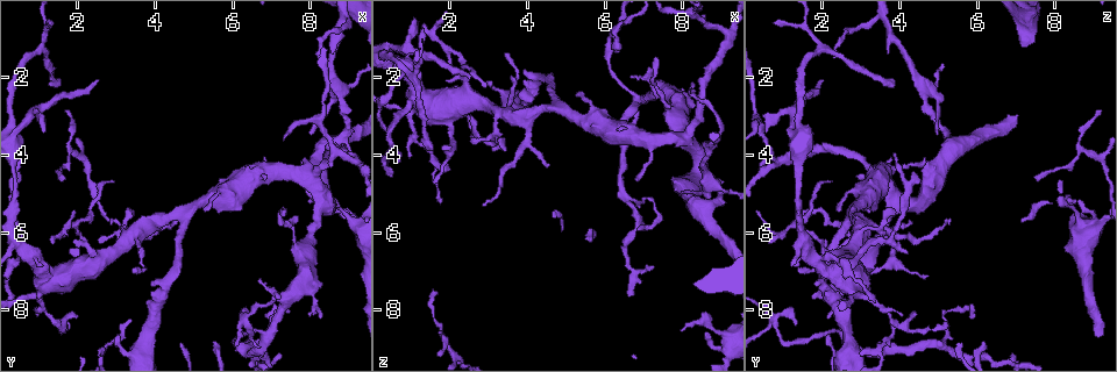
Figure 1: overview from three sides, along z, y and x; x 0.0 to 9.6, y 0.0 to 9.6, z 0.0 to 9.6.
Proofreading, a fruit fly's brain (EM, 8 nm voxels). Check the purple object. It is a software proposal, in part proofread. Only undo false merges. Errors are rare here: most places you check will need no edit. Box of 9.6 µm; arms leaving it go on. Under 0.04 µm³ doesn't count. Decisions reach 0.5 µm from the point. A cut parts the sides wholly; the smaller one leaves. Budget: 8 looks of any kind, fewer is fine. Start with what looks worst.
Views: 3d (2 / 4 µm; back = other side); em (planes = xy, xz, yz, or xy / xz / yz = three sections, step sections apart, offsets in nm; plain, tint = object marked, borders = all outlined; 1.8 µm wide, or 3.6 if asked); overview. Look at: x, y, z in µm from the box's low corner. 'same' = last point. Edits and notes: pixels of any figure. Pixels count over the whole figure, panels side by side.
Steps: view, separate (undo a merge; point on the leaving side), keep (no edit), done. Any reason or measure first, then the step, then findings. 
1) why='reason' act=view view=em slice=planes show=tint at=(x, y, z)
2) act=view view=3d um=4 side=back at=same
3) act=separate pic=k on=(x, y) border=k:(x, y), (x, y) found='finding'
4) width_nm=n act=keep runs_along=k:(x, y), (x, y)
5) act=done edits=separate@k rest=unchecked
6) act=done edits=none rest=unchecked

why='abrupt turn' act=view view=3d um=4 at=(1.10, 1.10, 1.95)

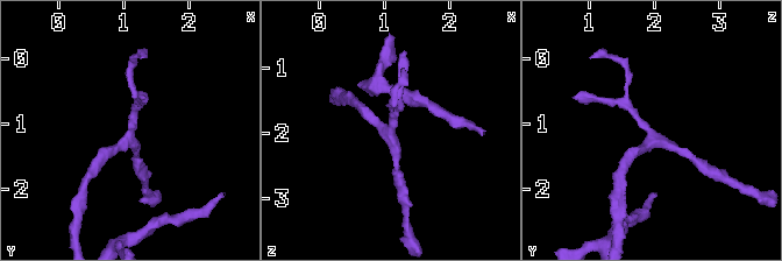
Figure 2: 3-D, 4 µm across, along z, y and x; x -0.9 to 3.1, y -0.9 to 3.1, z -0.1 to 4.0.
act=view view=em slice=planes show=tint at=(1.05, 1.10, 1.95)

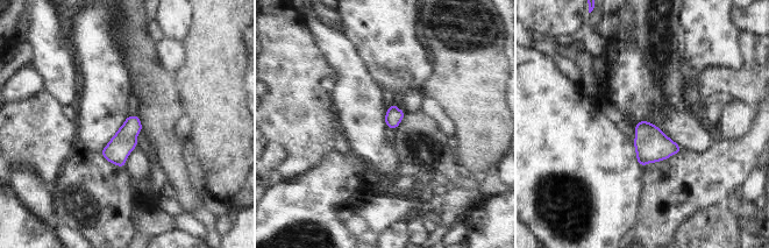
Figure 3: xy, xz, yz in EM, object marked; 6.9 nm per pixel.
act=keep found='one neuron here'

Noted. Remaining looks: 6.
why='thick turns thin' act=view view=3d um=4 at=(1.25, 7.15, 2.65)

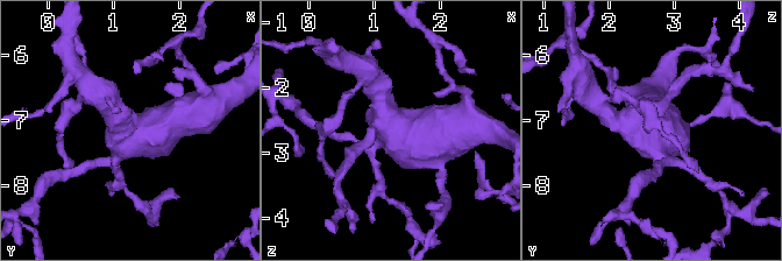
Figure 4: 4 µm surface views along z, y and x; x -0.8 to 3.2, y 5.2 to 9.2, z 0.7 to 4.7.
act=view view=em um=3.6 slice=planes show=tint at=(1.30, 7.15, 2.65)

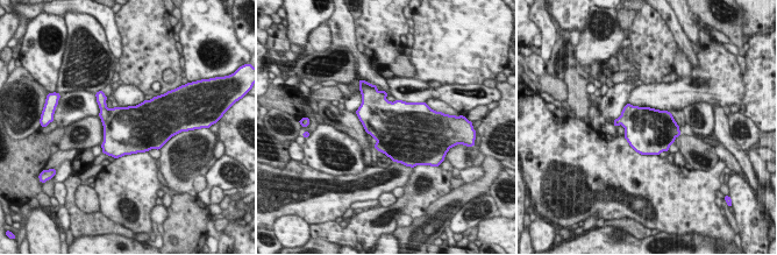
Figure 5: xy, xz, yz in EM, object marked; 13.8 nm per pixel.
width_nm=650 act=keep found='continuous, no second neuron'

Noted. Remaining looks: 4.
why='calibre changes' act=view view=em slice=planes show=tint at=(8.15, 4.40, 3.30)

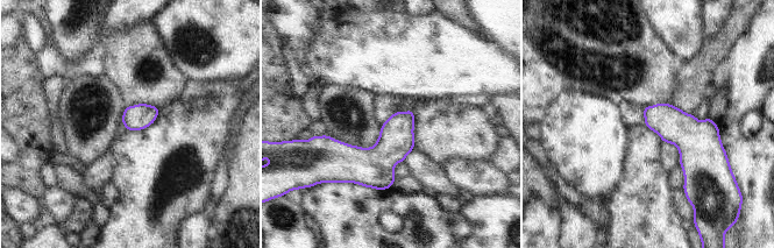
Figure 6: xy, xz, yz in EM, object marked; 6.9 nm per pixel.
act=keep found='all the same neuron'

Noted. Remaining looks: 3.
act=done edits=none rest=unchecked

